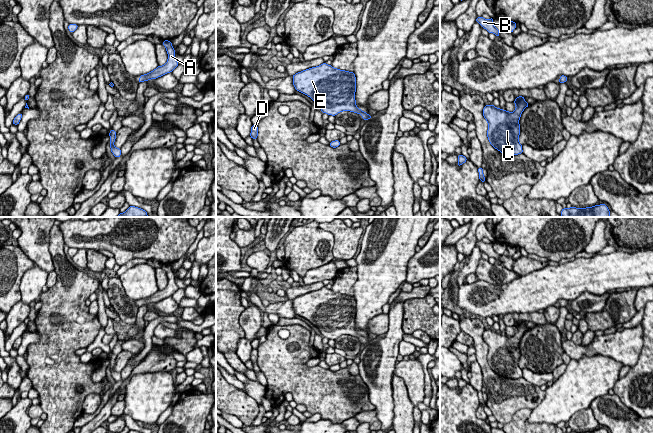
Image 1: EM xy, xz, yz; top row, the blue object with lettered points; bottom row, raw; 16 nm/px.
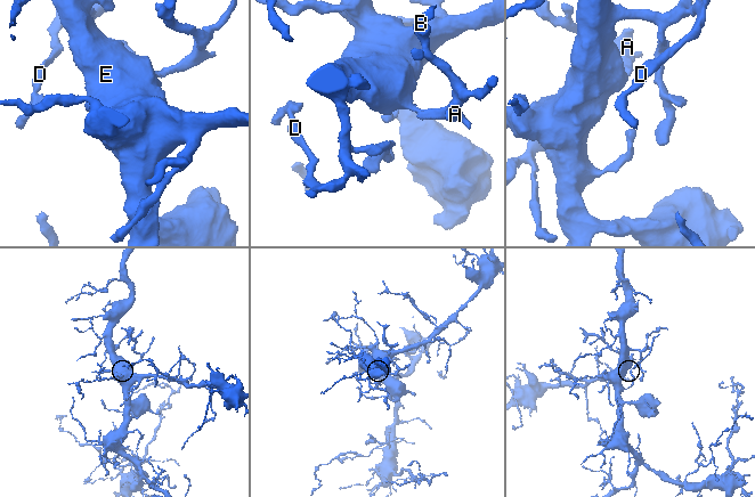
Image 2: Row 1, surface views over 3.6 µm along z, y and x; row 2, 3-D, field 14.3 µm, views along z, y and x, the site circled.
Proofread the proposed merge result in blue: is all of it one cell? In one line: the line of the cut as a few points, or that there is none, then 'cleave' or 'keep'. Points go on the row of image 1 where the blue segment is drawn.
cut none; keep

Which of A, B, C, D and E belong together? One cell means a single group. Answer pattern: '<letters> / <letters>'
A B C D E

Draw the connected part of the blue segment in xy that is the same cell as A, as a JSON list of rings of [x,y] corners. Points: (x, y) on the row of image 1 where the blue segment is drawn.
[[[165,40],[162,42],[162,44],[165,46],[167,50],[167,54],[168,54],[168,60],[166,64],[163,66],[158,66],[156,69],[154,69],[153,71],[147,74],[140,75],[138,83],[161,77],[167,73],[172,72],[179,65],[179,63],[177,62],[175,58],[175,50],[172,46],[171,41]]]

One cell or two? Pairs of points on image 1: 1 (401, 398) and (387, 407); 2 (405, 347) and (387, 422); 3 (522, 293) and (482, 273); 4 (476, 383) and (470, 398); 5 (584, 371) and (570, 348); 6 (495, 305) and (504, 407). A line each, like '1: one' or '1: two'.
1: two
2: two
3: two
4: two
5: two
6: two

